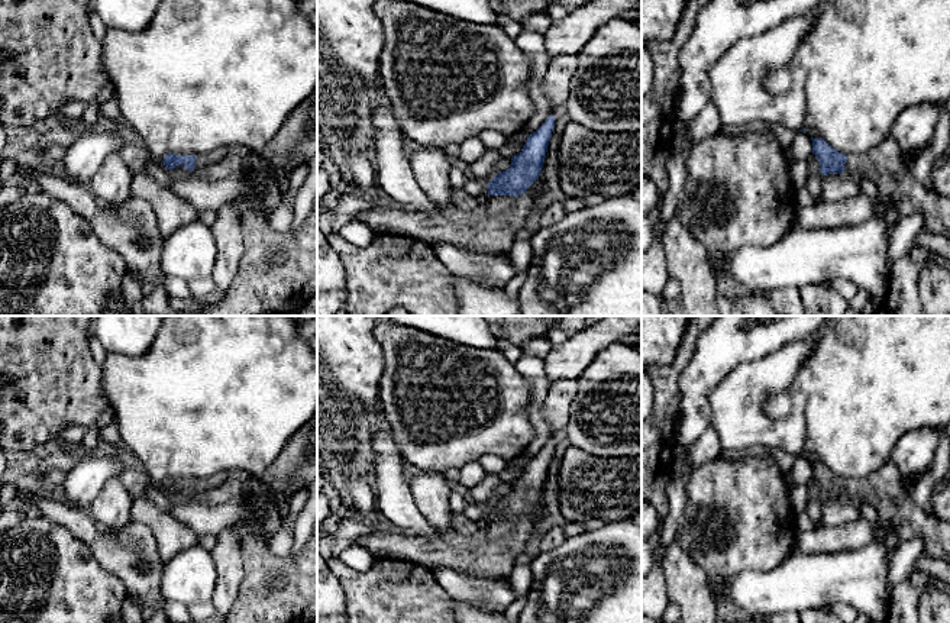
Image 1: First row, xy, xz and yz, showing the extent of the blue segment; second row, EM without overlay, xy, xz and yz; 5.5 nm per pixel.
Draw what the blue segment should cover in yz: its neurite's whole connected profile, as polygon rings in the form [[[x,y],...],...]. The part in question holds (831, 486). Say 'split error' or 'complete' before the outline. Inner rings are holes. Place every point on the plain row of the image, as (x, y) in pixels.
split error | [[[888,461],[867,477],[850,481],[831,472],[823,462],[811,465],[821,498],[846,497],[853,503],[872,504],[879,520],[892,529],[899,540],[921,536],[925,555],[950,564],[950,522],[927,514],[912,501],[895,464]]]

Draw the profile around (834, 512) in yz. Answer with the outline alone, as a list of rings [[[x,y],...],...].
[[[846,497],[840,498],[821,498],[820,509],[820,526],[841,526],[850,522],[860,519],[856,503],[847,500]]]

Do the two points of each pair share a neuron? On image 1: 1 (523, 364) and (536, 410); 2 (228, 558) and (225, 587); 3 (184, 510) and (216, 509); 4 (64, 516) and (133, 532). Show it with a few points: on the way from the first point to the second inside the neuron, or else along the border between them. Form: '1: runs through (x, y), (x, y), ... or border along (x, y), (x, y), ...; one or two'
1: runs through (535, 375), (536, 399); one
2: runs through (228, 565), (228, 580); one
3: runs through (191, 510), (209, 510); one
4: runs through (81, 525), (96, 539), (116, 539); one

